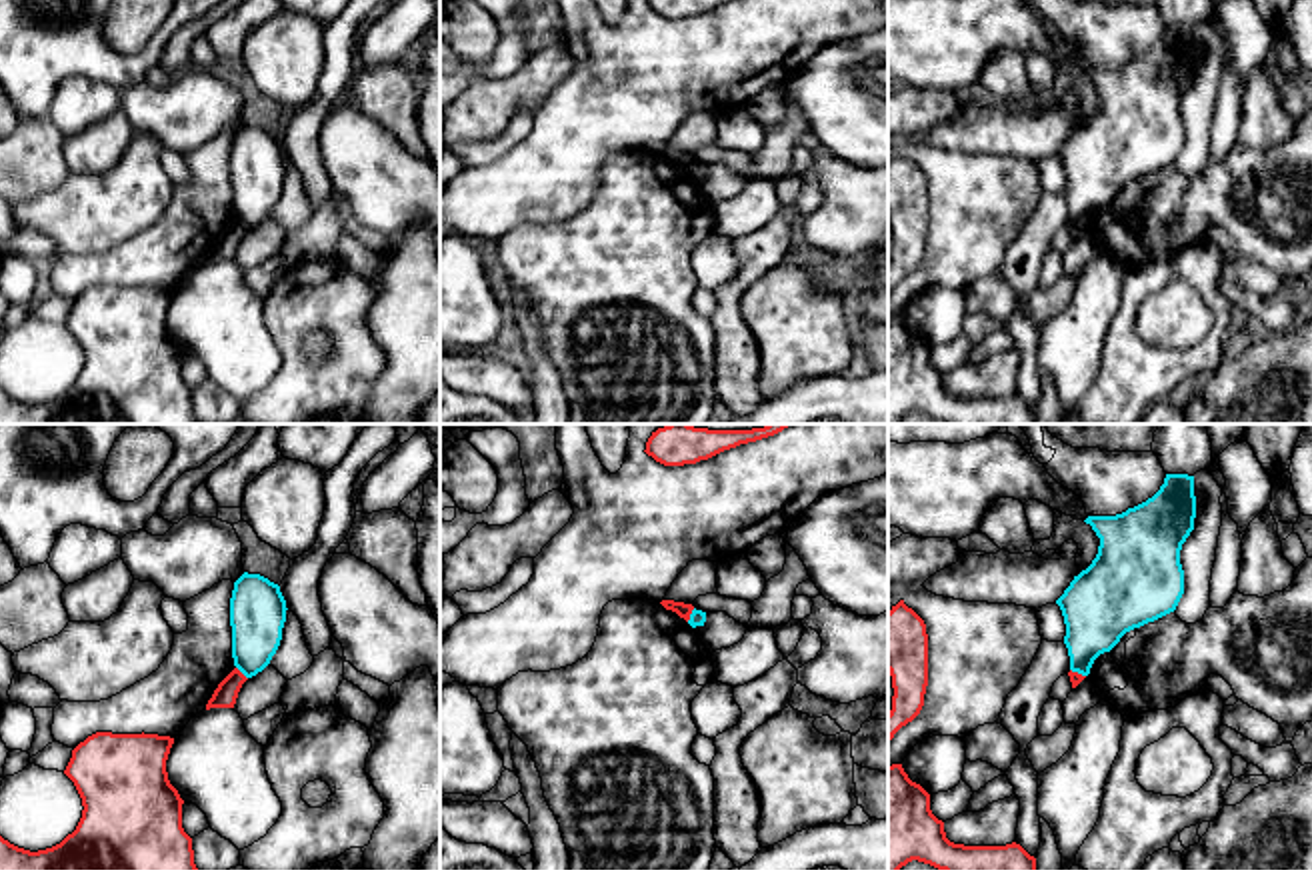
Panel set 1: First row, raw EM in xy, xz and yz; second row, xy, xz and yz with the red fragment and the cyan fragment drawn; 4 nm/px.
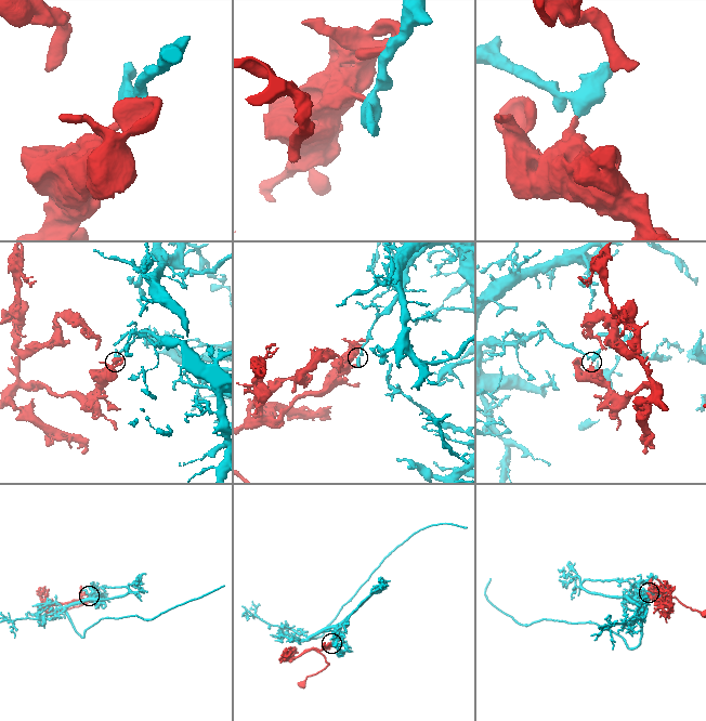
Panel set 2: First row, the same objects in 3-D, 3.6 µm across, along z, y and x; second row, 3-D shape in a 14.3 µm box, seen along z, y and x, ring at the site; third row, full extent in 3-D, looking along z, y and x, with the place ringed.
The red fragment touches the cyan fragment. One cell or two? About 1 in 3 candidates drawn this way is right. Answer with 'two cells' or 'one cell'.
two cells

